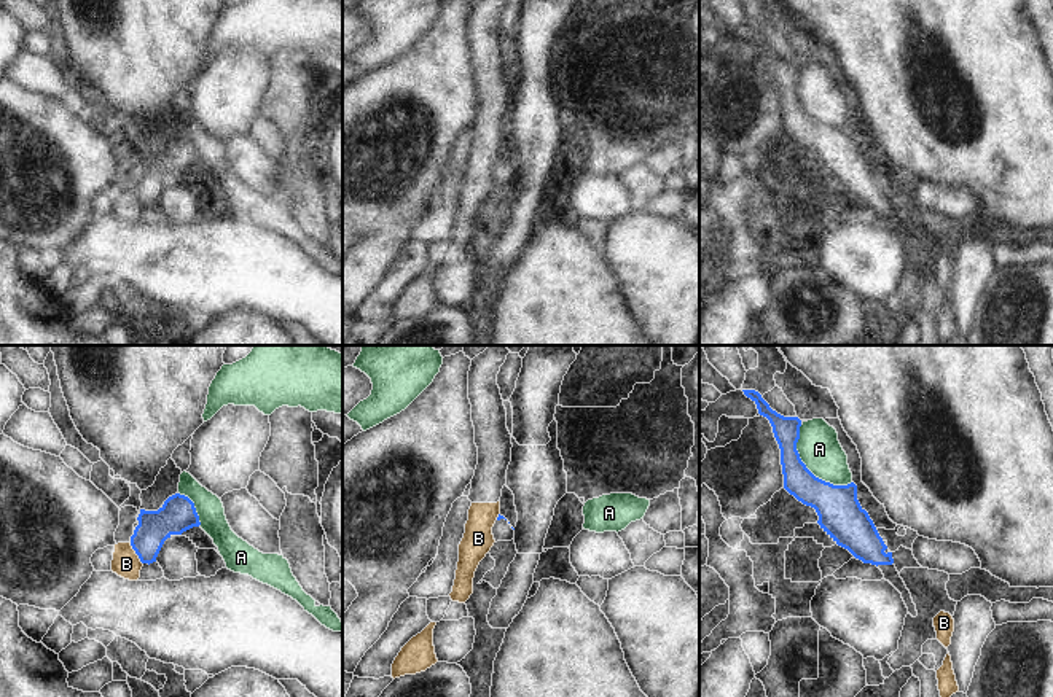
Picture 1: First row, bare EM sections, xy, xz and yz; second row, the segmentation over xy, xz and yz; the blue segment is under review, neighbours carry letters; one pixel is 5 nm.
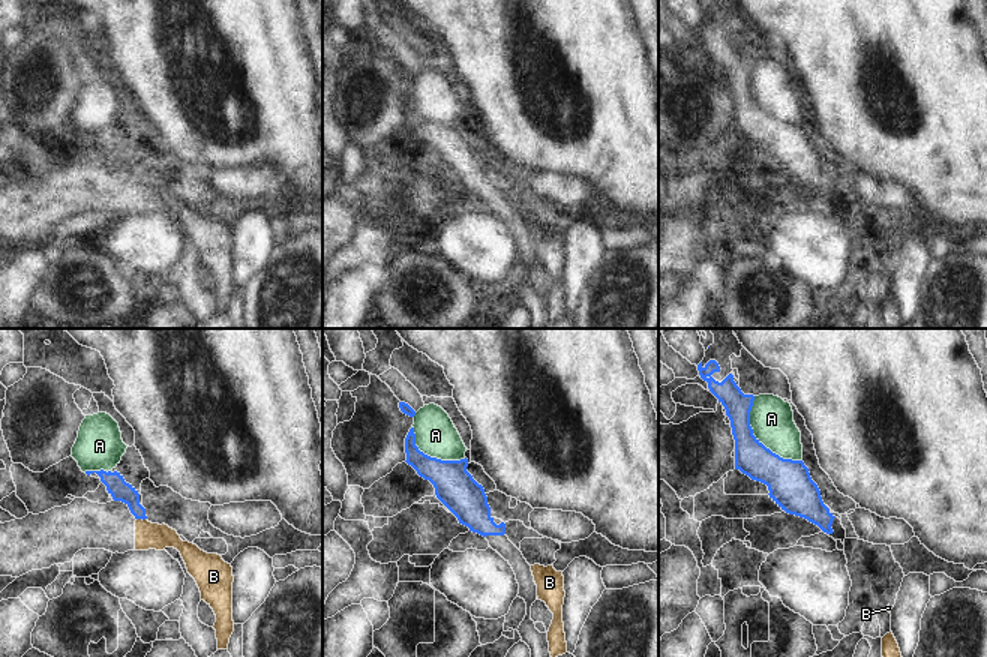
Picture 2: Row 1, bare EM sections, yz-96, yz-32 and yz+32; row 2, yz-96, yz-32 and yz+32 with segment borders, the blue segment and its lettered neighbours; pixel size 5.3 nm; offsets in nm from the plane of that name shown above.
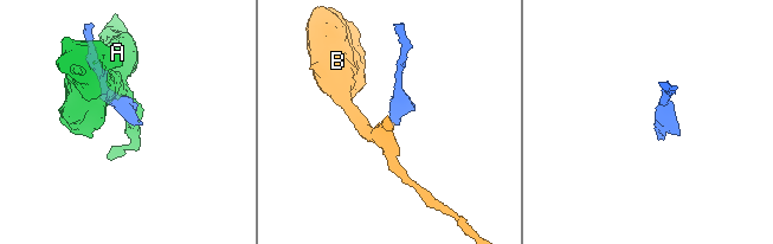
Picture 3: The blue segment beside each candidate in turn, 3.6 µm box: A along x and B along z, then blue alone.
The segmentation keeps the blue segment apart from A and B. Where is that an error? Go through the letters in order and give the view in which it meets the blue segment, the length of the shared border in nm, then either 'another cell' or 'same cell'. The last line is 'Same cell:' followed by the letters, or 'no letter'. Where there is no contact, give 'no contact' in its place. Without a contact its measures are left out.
A: yz | 400 nm | another cell
B: xy | 130 nm | another cell
Same cell: no letter

